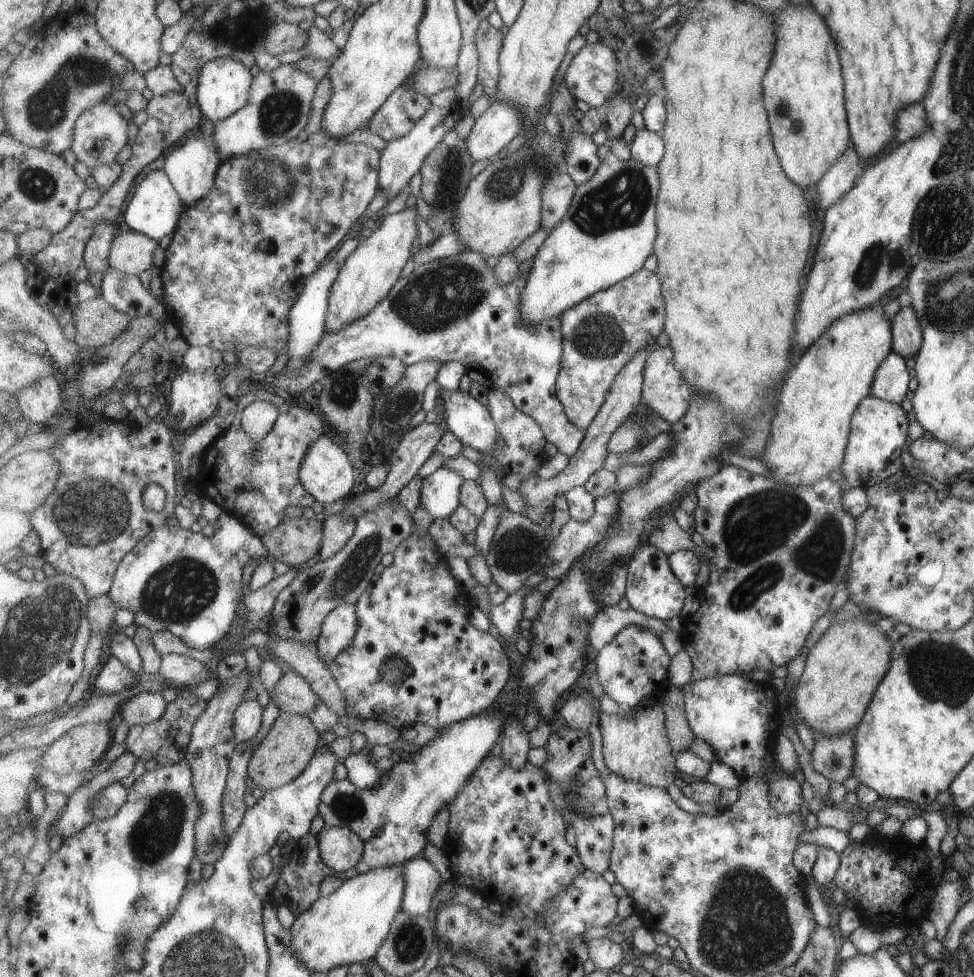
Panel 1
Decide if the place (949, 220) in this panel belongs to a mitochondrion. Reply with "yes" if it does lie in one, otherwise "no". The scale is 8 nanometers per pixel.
yes

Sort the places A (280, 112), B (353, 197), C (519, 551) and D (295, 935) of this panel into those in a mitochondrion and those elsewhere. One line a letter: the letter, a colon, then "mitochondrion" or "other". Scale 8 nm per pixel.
A: mitochondrion
B: other
C: mitochondrion
D: other

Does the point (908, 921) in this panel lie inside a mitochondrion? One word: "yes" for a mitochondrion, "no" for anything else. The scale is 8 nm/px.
no

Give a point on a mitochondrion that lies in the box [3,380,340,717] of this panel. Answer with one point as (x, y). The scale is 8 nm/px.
(92, 511)

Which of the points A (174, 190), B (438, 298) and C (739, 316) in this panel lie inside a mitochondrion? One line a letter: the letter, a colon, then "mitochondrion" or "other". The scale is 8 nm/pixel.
A: other
B: mitochondrion
C: other

